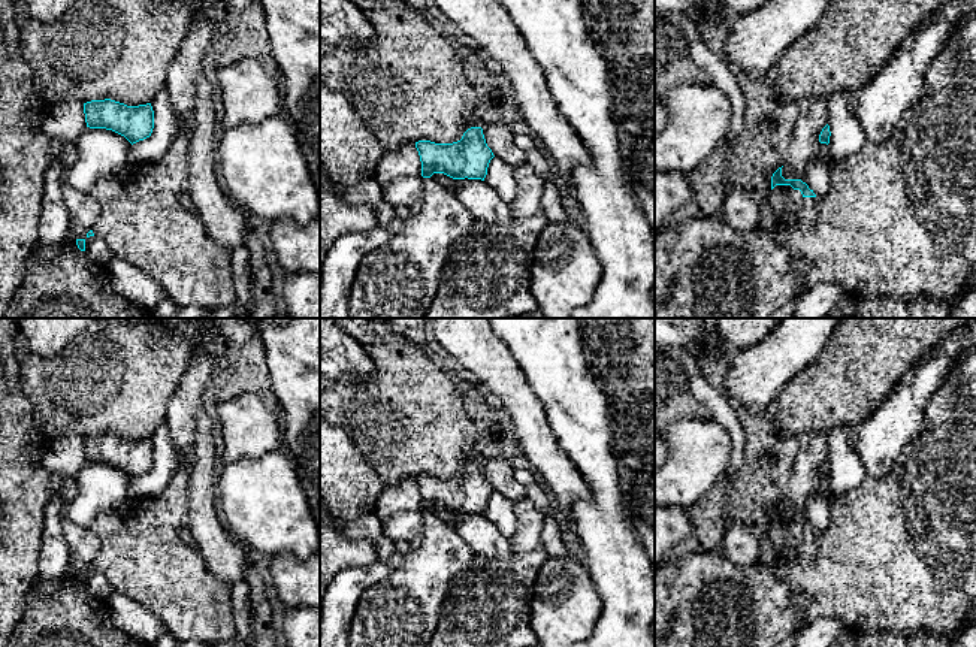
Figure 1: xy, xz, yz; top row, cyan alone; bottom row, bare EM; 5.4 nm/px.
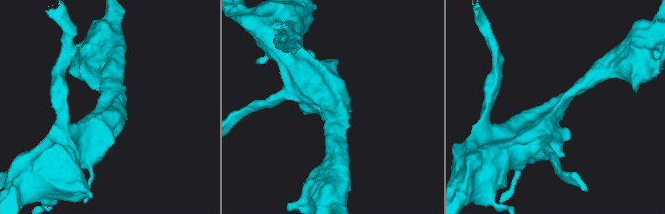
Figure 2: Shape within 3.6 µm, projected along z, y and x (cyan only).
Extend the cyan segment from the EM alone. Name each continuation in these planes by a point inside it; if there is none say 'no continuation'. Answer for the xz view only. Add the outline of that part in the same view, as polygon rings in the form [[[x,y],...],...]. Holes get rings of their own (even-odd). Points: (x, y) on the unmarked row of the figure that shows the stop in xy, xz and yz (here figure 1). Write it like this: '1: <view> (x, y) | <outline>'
no continuation

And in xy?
no continuation

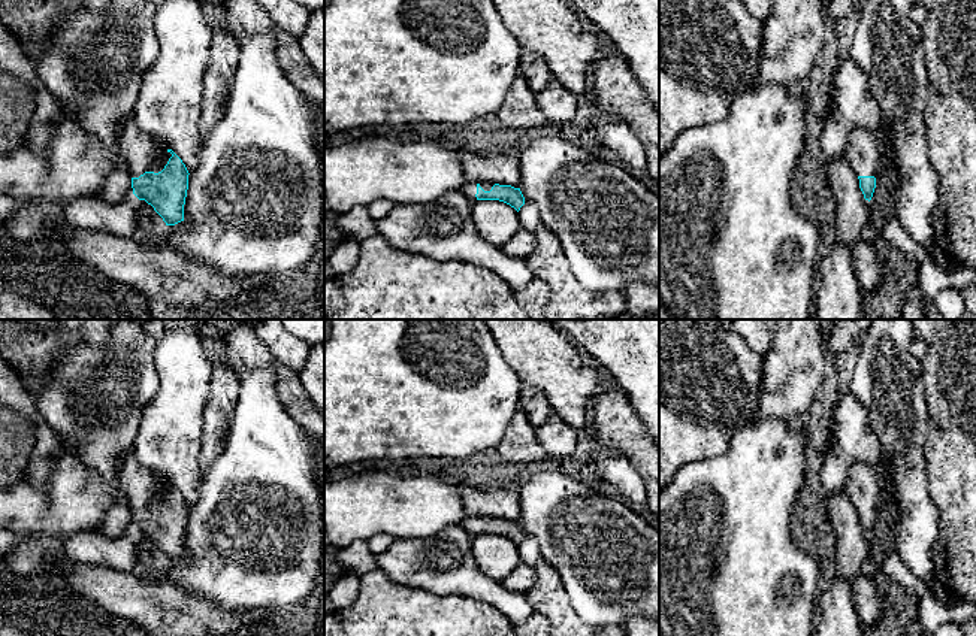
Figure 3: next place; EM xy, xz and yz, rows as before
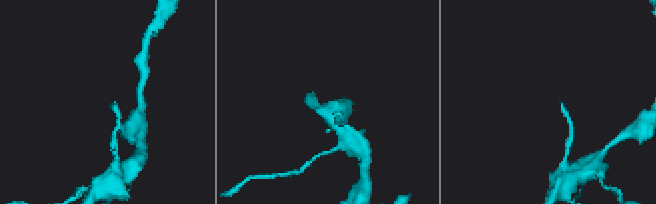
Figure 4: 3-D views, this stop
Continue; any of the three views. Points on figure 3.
1: xy (142, 487) | [[[135,451],[124,458],[120,467],[120,484],[132,512],[139,512],[145,506],[161,506],[172,491],[170,487],[163,487],[154,469],[136,460]]]

